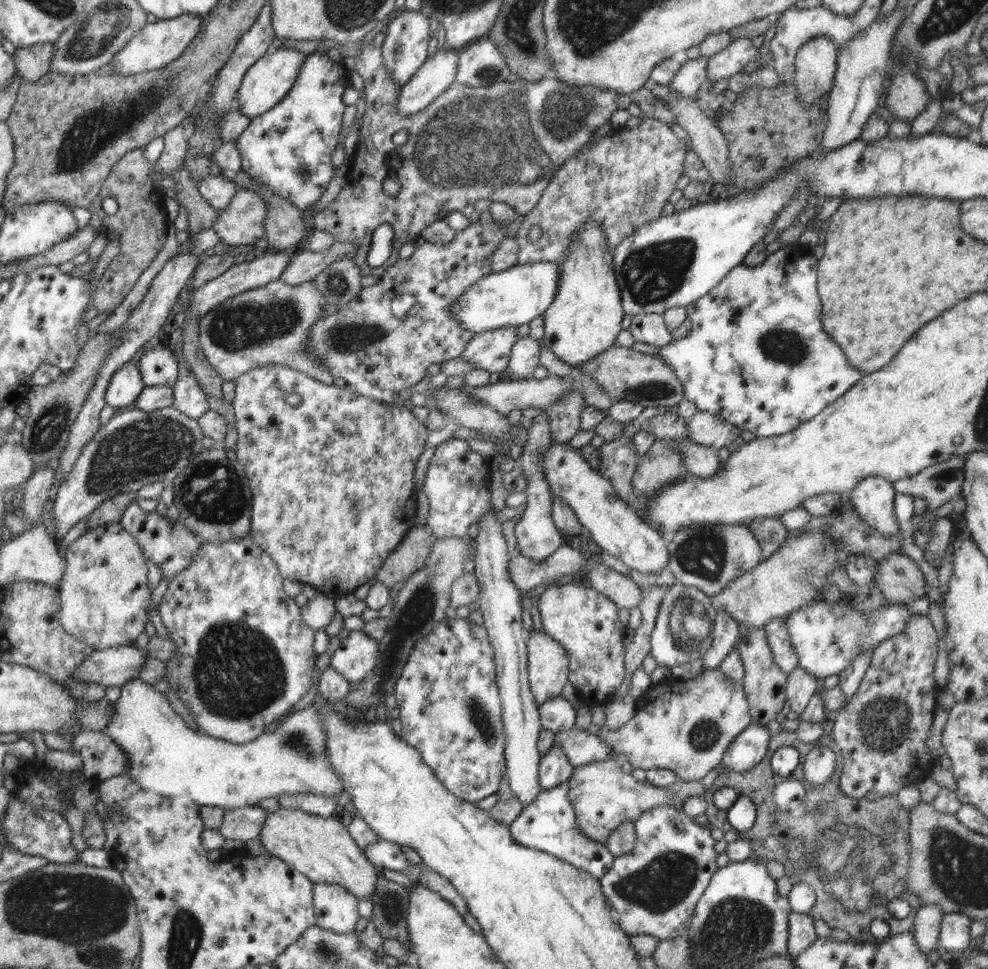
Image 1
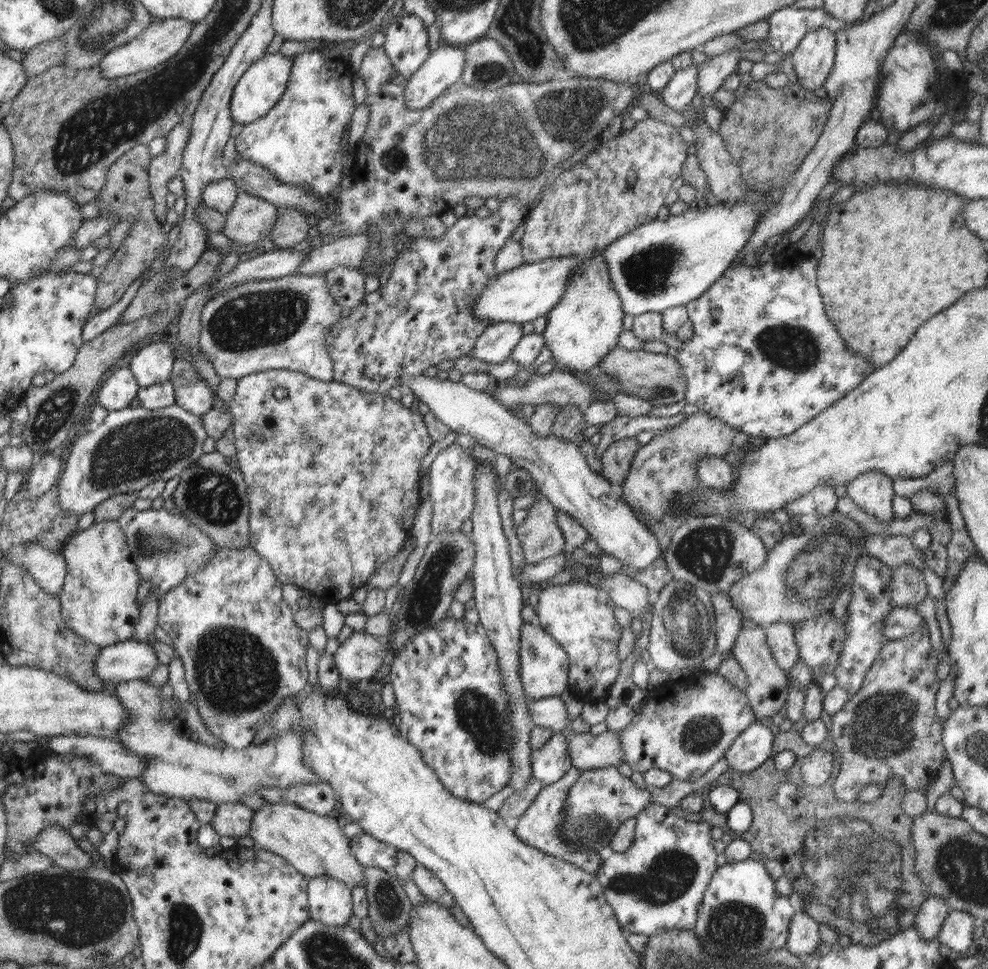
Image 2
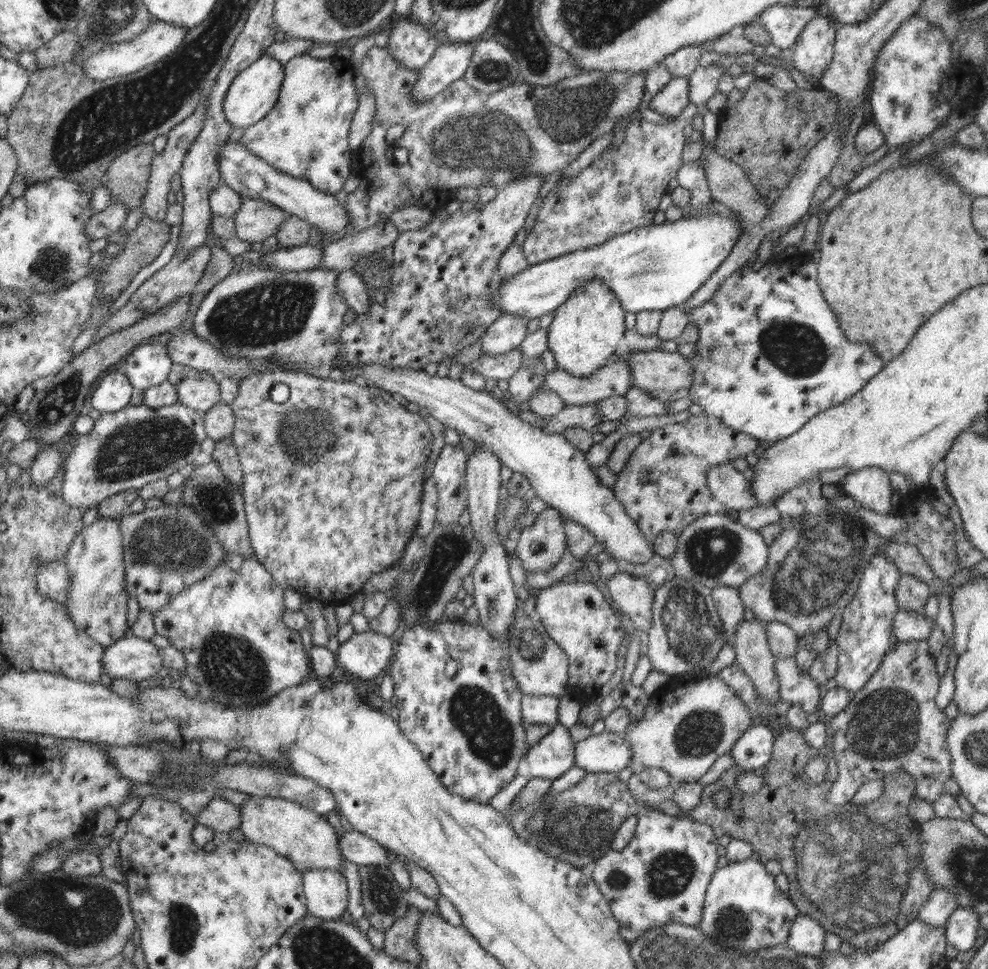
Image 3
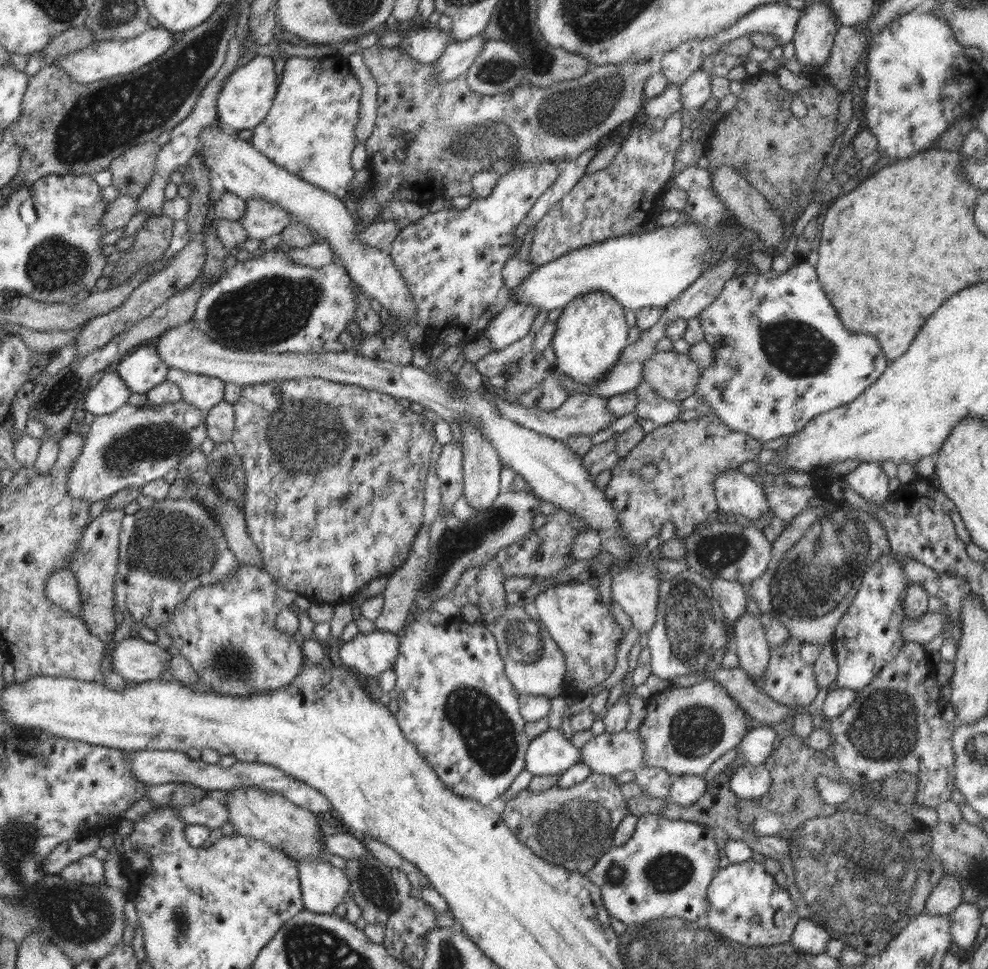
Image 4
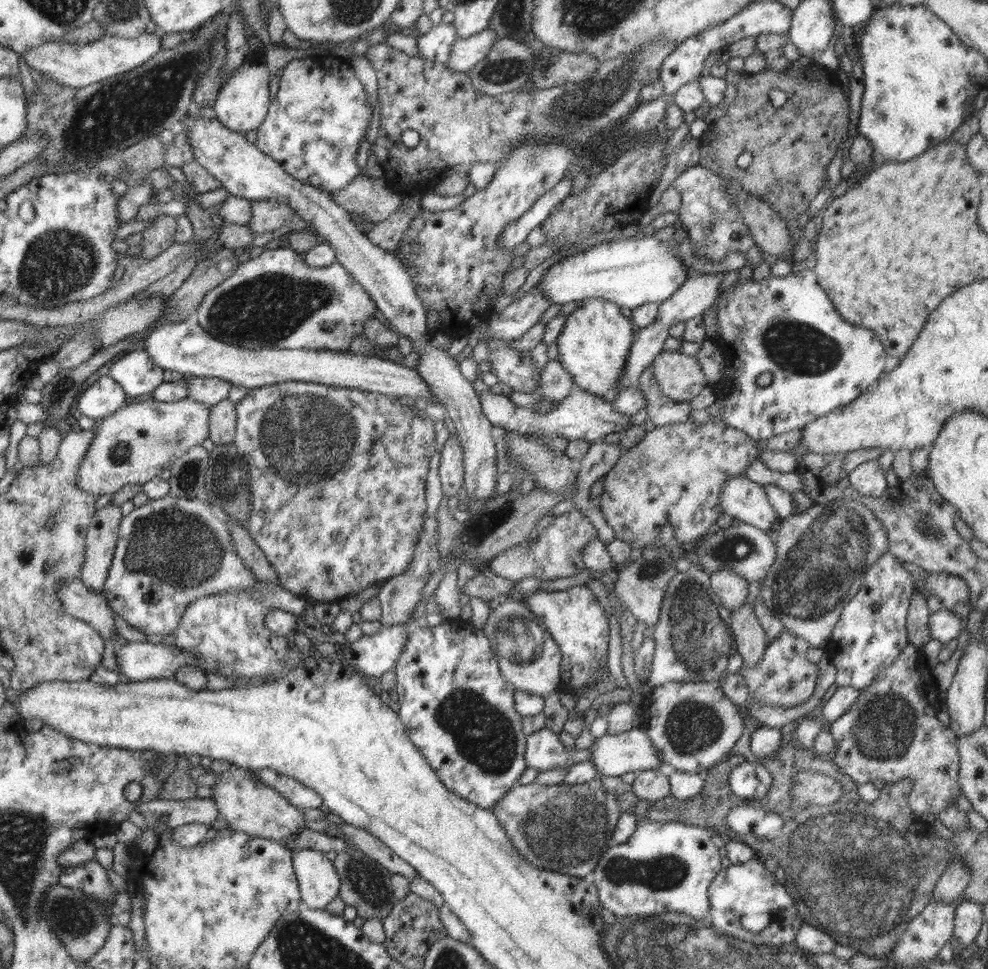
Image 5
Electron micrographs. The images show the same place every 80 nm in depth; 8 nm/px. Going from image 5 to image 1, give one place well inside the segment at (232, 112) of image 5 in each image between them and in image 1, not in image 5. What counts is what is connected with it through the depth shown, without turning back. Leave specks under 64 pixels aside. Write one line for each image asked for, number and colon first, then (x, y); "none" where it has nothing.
1: (266, 82)
2: (261, 86)
3: (254, 92)
4: (245, 99)

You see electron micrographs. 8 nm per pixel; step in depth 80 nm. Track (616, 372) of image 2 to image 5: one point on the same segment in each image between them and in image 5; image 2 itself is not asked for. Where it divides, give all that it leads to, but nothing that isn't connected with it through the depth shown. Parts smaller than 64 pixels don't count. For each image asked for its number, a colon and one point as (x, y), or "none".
3: (665, 376)
4: (674, 376)
5: (680, 376)

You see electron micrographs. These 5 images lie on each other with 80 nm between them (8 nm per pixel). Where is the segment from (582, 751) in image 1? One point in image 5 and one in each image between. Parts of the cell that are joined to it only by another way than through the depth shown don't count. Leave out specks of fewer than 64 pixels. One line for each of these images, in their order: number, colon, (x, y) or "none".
2: (586, 752)
3: (606, 752)
4: (611, 754)
5: (630, 752)

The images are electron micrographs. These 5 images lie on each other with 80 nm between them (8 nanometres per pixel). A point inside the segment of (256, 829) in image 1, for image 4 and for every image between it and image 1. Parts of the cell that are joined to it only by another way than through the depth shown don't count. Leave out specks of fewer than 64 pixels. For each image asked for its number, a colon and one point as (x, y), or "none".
2: (231, 819)
3: (220, 815)
4: (212, 813)

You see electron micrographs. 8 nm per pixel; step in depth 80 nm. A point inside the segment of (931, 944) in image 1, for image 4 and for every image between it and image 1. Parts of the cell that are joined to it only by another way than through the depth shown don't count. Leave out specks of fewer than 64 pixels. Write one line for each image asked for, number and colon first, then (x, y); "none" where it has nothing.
2: (930, 917)
3: (939, 906)
4: (947, 895)

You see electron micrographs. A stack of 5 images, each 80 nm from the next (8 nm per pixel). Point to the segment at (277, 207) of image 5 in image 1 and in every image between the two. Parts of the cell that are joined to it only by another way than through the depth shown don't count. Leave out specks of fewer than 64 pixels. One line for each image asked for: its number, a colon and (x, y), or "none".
1: (240, 225)
2: (251, 219)
3: (256, 219)
4: (262, 219)

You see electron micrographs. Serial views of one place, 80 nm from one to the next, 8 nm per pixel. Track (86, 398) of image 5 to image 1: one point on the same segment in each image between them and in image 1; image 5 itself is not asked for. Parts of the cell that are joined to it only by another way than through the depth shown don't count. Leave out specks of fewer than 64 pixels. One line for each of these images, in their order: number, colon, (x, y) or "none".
1: (126, 383)
2: (119, 387)
3: (114, 390)
4: (110, 393)

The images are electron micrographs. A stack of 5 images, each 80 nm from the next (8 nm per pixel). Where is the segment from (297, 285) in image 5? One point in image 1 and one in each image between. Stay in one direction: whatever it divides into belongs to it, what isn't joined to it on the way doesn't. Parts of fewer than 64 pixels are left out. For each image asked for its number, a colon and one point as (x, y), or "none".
1: (269, 325)
2: (266, 324)
3: (292, 318)
4: (271, 304)

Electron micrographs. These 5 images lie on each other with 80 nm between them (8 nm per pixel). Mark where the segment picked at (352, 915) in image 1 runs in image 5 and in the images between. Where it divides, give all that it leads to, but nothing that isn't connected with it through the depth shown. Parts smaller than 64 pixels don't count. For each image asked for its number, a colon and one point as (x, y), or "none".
2: (330, 901)
3: (326, 891)
4: (324, 886)
5: (318, 883)

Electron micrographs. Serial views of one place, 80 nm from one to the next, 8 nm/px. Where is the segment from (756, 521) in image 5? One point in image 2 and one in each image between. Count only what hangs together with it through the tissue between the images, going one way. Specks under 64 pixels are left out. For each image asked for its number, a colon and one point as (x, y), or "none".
2: (714, 472)
3: (733, 490)
4: (737, 494)

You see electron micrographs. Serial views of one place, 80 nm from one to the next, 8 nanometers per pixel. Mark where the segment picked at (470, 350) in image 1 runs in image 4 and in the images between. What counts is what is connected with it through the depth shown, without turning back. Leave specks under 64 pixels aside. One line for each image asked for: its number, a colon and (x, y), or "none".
2: (496, 343)
3: (508, 331)
4: (512, 323)

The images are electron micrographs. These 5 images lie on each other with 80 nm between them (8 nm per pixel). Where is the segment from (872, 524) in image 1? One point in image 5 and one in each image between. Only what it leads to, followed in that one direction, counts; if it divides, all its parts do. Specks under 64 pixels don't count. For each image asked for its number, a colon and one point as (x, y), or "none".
2: (872, 491)
3: (871, 487)
4: (868, 480)
5: (869, 479)

